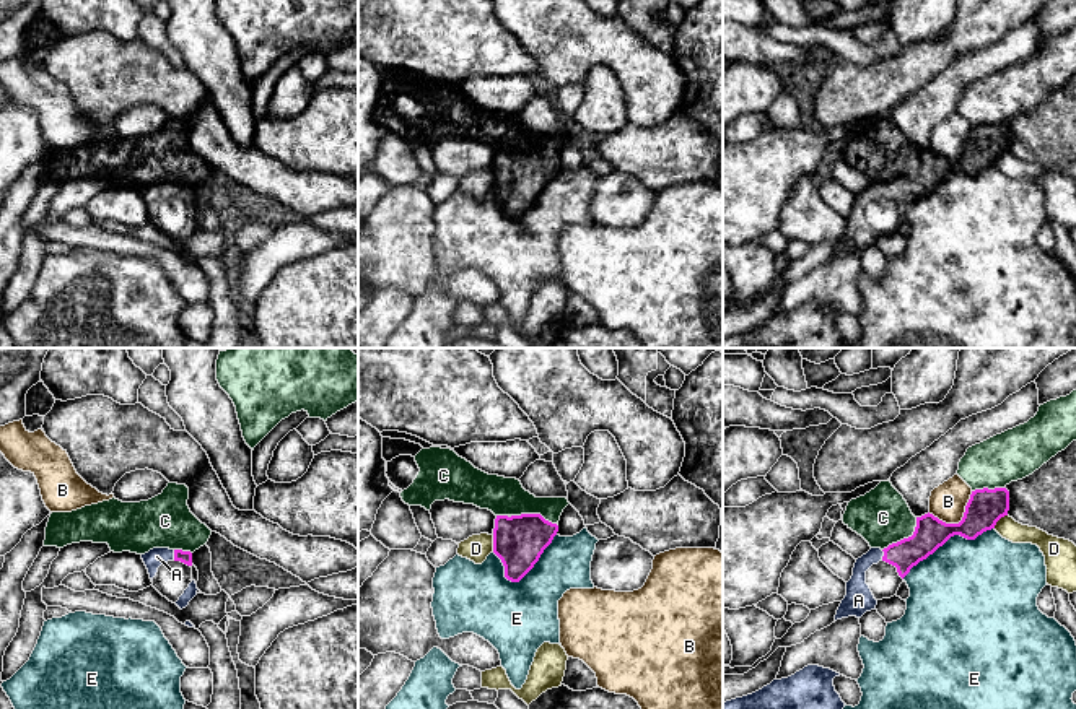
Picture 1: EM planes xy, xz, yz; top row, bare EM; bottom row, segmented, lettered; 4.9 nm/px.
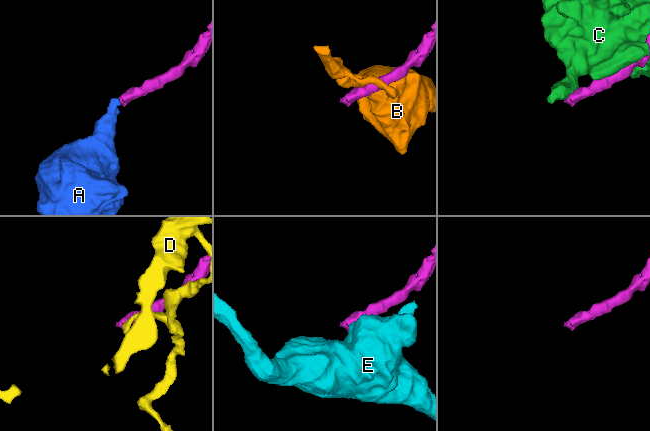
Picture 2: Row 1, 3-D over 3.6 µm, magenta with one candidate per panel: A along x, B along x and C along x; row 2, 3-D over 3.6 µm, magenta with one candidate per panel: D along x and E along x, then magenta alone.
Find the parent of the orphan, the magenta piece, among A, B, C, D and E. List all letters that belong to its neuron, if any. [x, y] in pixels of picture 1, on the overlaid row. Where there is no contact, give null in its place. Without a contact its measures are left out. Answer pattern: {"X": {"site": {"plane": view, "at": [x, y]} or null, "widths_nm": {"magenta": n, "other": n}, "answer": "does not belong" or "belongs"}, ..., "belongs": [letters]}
{"A": {"site": {"plane": "yz", "at": [884, 555]}, "widths_nm": {"magenta": 160, "other": 140}, "answer": "belongs"}, "B": {"site": {"plane": "yz", "at": [959, 522]}, "widths_nm": {"magenta": 180, "other": 180}, "answer": "does not belong"}, "C": {"site": {"plane": "yz", "at": [905, 539]}, "widths_nm": {"magenta": 160, "other": 280}, "answer": "does not belong"}, "D": {"site": {"plane": "yz", "at": [998, 519]}, "widths_nm": {"magenta": 180, "other": 100}, "answer": "does not belong"}, "E": {"site": {"plane": "yz", "at": [948, 539]}, "widths_nm": {"magenta": 180, "other": 460}, "answer": "does not belong"}, "belongs": ["A"]}

